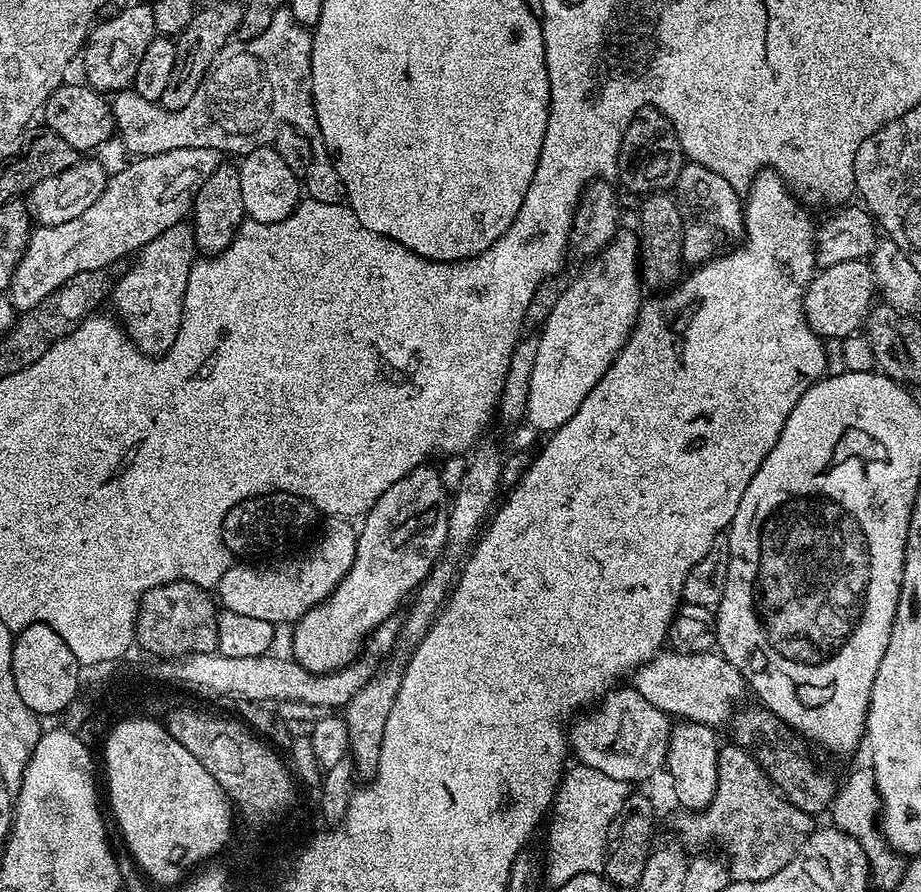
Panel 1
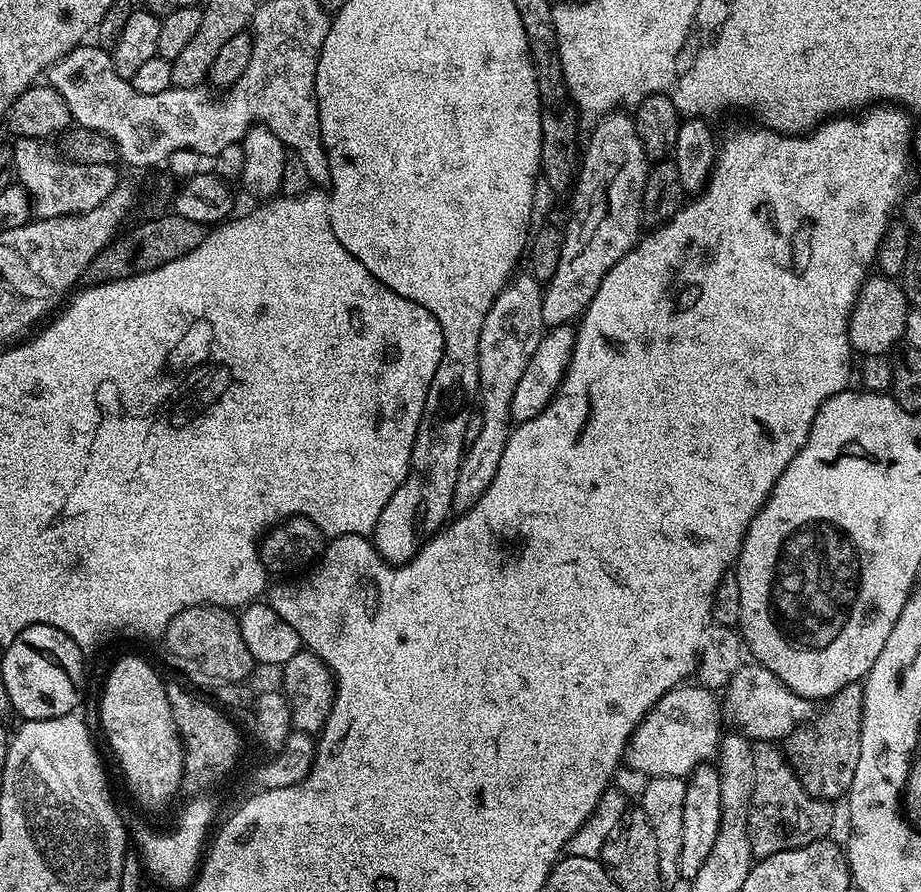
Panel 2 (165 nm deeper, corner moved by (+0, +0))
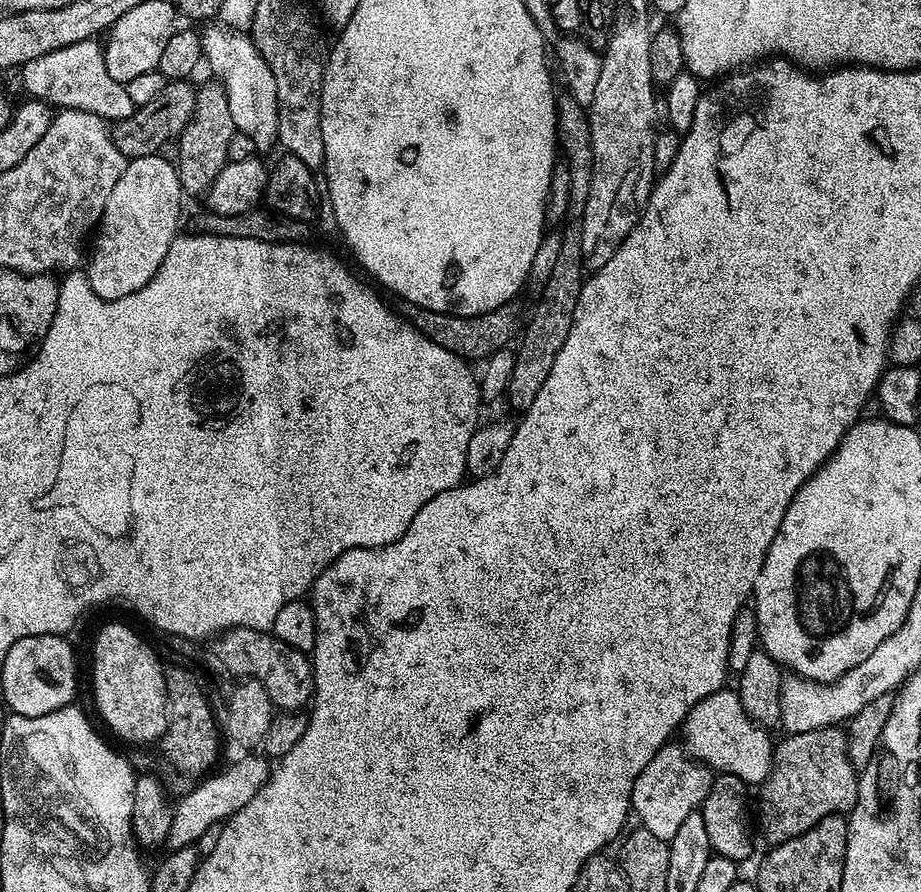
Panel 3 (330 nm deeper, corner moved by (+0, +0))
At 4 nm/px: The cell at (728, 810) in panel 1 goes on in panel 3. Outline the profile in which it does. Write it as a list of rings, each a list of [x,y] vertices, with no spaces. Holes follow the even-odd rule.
[[[843,727],[794,732],[775,745],[772,771],[759,785],[760,828],[775,846],[806,834],[822,818],[851,813],[858,798],[858,769],[848,757],[848,737]]]

